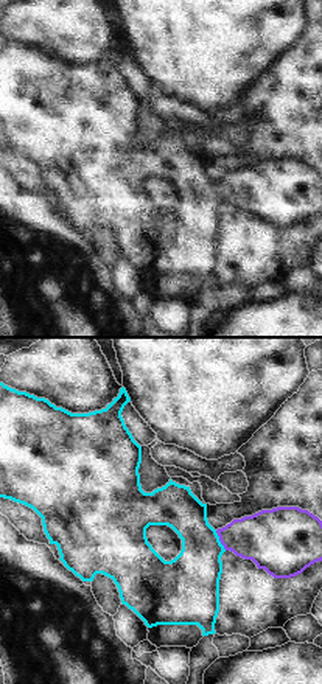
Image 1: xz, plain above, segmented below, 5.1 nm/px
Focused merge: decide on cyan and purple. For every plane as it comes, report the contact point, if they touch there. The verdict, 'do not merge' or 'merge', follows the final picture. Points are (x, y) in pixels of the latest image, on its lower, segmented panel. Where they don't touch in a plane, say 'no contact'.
meets cyan at (218, 540)

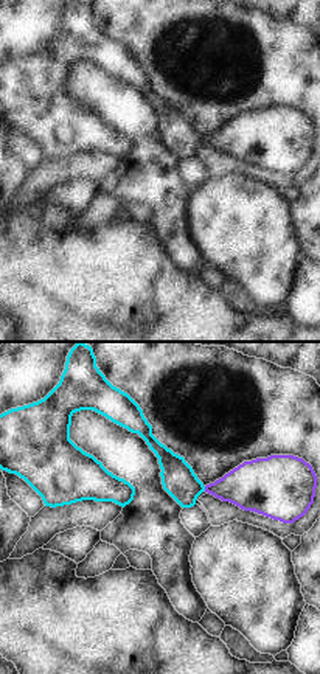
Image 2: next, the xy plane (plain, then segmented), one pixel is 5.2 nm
meets cyan at (204, 488)

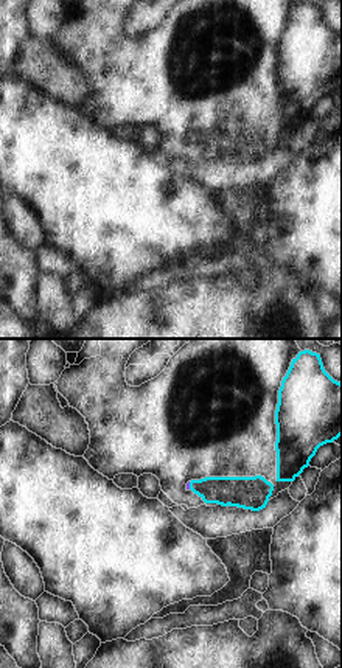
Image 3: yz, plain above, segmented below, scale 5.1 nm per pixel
meets cyan at (190, 485)

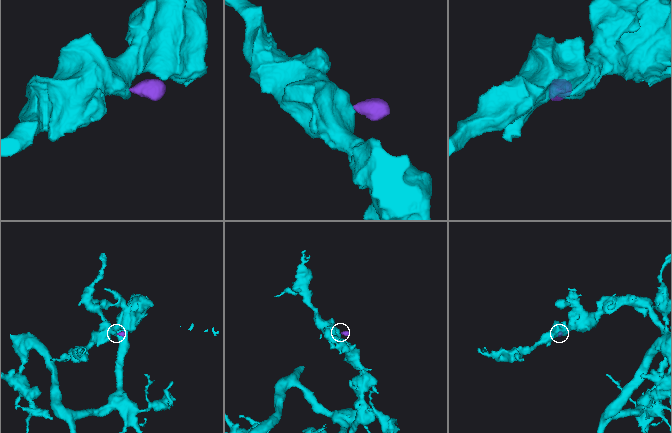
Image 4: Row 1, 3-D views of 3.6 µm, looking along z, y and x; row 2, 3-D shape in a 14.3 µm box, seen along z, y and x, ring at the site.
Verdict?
merge

